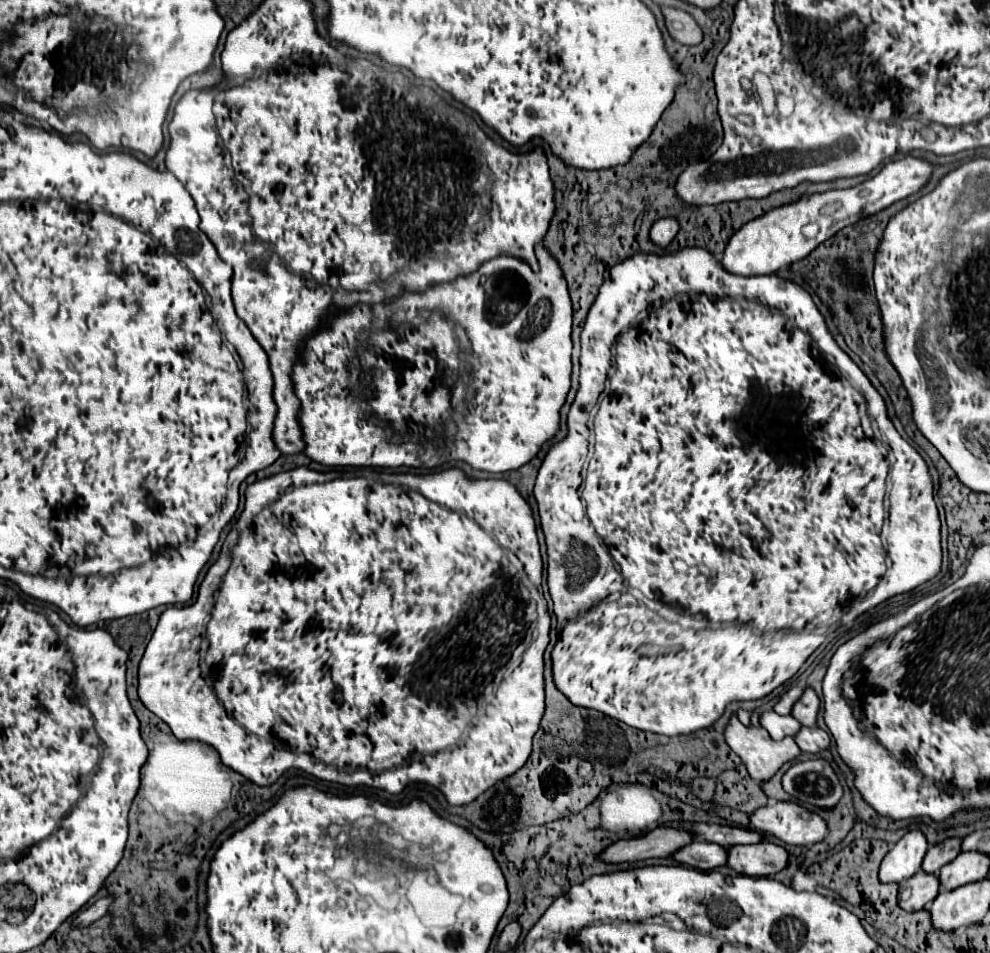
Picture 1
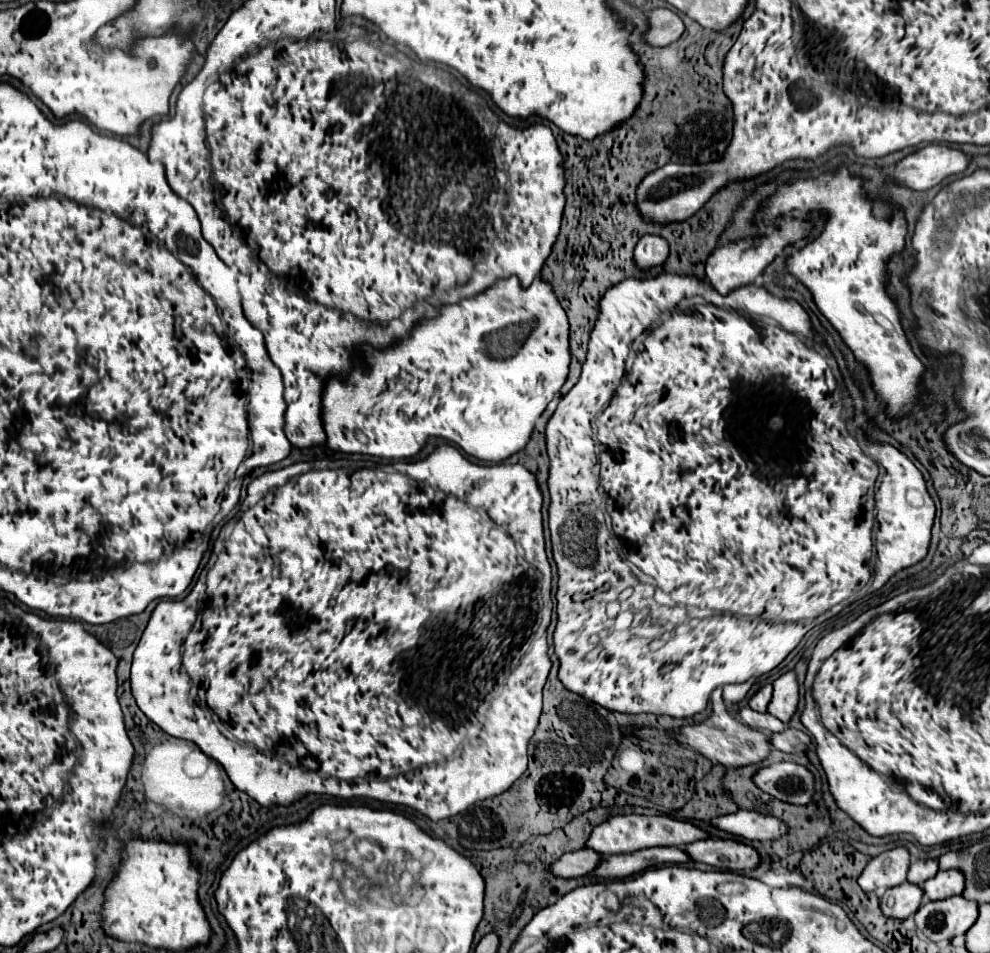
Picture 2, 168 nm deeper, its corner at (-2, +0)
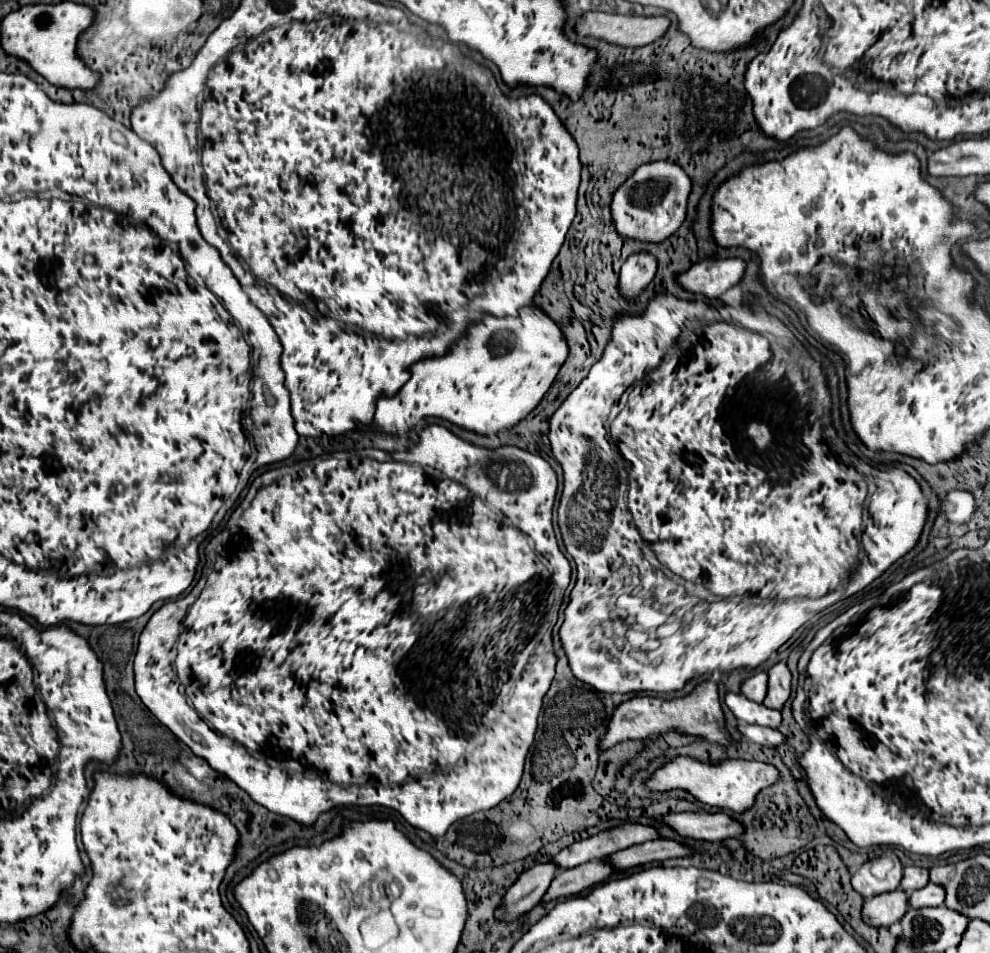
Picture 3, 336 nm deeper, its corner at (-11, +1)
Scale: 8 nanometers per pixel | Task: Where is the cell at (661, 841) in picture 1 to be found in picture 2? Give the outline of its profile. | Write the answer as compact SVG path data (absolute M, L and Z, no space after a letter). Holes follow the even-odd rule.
M594 850L568 852L550 866L550 874L560 878L578 878L588 874L592 868L596 868L596 862L600 862L602 858L604 856L594 854Z

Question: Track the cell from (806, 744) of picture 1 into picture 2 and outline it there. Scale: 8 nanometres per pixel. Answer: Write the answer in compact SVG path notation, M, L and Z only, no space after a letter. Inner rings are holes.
M790 726L782 732L770 734L770 746L780 752L804 752L808 744L810 744L810 736L802 730L790 728Z

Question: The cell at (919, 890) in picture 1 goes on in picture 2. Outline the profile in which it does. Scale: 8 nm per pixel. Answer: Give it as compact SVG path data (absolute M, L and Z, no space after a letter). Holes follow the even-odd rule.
M904 882L896 888L890 890L890 894L894 896L894 906L892 906L892 918L898 918L898 920L904 920L904 918L910 918L918 906L920 906L920 900L924 896L922 888L916 886L916 884L910 884L910 882Z

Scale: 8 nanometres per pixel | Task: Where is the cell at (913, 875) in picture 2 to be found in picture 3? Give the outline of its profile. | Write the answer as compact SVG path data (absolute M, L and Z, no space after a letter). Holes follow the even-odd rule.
M905 867L905 873L903 873L903 881L901 881L901 889L905 889L907 893L915 891L915 889L921 889L929 883L929 869L925 867Z

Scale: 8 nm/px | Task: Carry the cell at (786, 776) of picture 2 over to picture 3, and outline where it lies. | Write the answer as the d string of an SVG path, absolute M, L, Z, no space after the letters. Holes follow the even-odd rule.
M677 757L669 761L663 769L659 769L651 781L647 783L651 789L667 791L667 789L683 789L689 795L697 797L699 801L713 805L713 807L727 807L735 813L741 813L749 809L755 801L755 795L765 789L775 785L781 779L779 769L771 763L757 763L757 761L741 761L741 759L727 759L717 765L705 765L699 763L691 757Z

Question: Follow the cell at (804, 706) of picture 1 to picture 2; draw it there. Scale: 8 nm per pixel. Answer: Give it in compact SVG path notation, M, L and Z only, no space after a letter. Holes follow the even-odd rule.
M784 672L778 676L774 682L774 692L772 692L772 702L768 704L768 714L780 718L784 724L790 722L796 704L798 704L798 682L794 672Z

